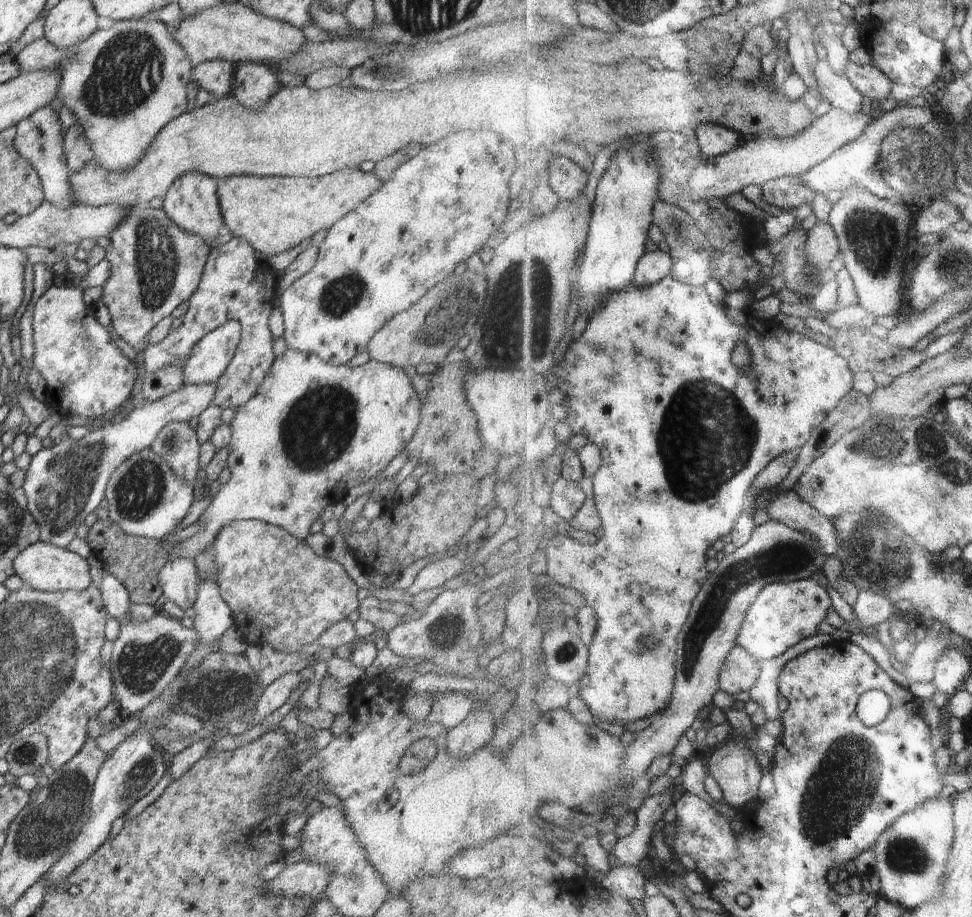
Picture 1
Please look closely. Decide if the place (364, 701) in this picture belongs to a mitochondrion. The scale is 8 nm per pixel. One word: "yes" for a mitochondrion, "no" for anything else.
no

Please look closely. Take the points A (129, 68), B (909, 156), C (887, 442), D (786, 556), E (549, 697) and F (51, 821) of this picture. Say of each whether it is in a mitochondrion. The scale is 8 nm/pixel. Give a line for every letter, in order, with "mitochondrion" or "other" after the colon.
A: mitochondrion
B: mitochondrion
C: mitochondrion
D: mitochondrion
E: other
F: mitochondrion

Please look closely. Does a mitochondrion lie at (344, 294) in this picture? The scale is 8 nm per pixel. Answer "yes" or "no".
yes

